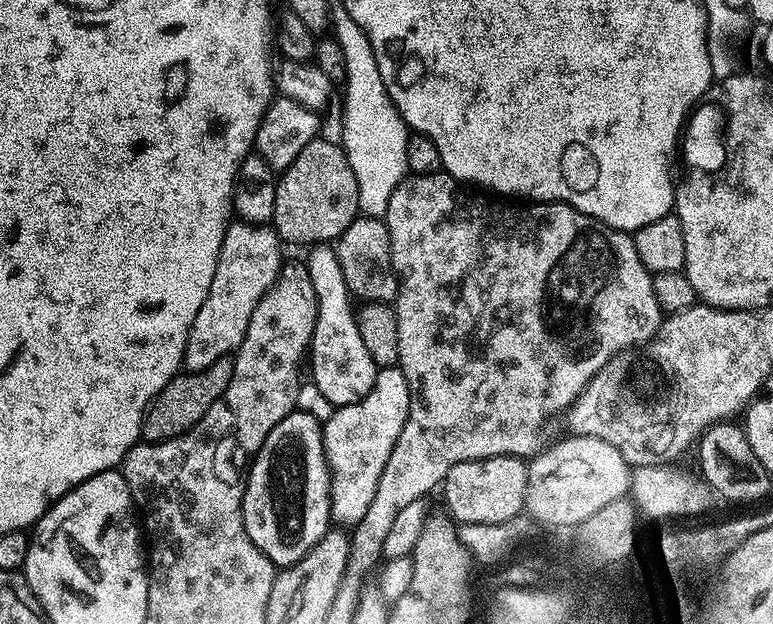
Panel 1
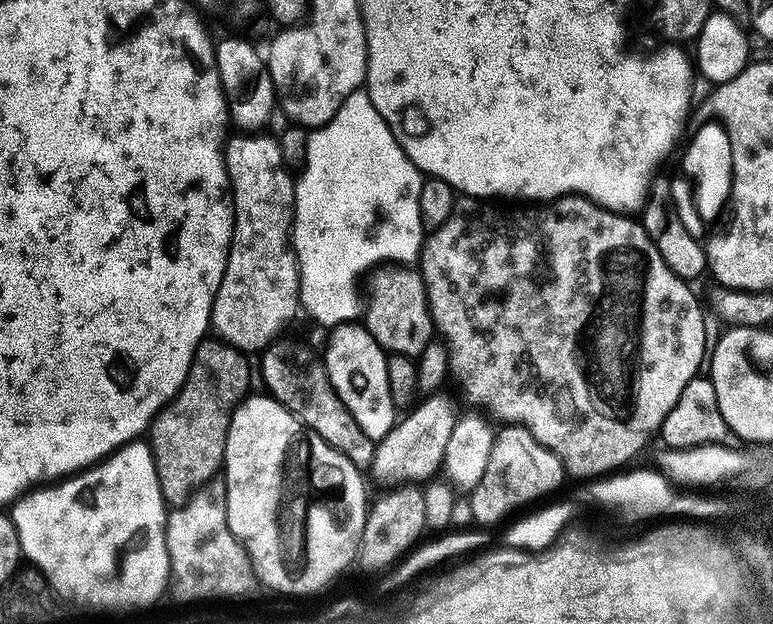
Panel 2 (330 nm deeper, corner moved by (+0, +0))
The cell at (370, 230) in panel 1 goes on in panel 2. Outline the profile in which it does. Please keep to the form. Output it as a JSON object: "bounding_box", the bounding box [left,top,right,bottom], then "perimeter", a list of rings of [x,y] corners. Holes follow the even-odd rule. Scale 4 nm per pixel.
{"bounding_box":[362,262,434,357],"perimeter":[[[388,262],[371,269],[368,278],[368,296],[366,292],[366,303],[362,308],[365,330],[385,353],[419,357],[420,352],[434,340],[432,315],[428,313],[424,280],[419,271],[412,266]]]}

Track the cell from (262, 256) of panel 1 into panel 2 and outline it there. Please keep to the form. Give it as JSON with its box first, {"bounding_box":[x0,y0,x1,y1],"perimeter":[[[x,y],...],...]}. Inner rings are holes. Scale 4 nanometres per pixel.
{"bounding_box":[211,134,301,354],"perimeter":[[[236,134],[225,143],[224,146],[224,165],[228,171],[228,182],[232,193],[232,217],[234,218],[234,230],[232,231],[232,241],[230,242],[230,250],[226,258],[226,274],[222,274],[222,286],[218,286],[218,294],[214,298],[214,306],[212,307],[212,323],[211,331],[215,333],[219,339],[225,344],[233,344],[235,348],[239,348],[245,354],[259,353],[268,347],[277,339],[276,336],[292,319],[296,316],[296,308],[301,307],[300,303],[300,269],[296,263],[296,252],[292,248],[292,221],[296,210],[296,185],[294,176],[290,168],[284,164],[282,150],[280,149],[280,141],[276,138],[264,136],[268,134]]]}

